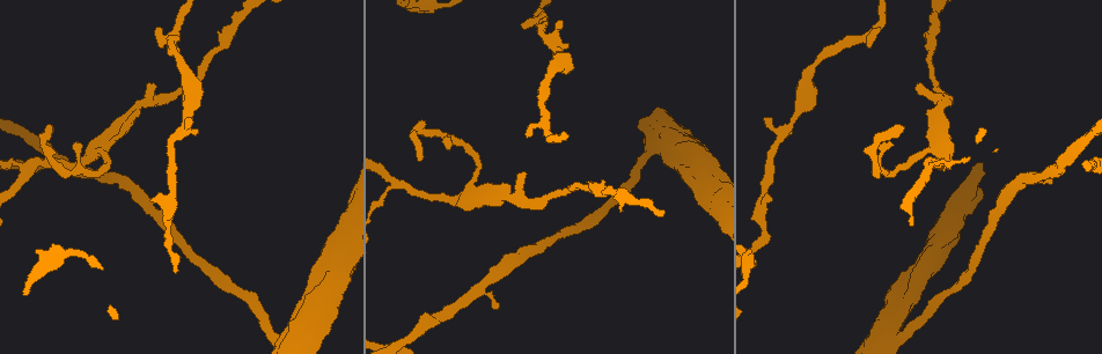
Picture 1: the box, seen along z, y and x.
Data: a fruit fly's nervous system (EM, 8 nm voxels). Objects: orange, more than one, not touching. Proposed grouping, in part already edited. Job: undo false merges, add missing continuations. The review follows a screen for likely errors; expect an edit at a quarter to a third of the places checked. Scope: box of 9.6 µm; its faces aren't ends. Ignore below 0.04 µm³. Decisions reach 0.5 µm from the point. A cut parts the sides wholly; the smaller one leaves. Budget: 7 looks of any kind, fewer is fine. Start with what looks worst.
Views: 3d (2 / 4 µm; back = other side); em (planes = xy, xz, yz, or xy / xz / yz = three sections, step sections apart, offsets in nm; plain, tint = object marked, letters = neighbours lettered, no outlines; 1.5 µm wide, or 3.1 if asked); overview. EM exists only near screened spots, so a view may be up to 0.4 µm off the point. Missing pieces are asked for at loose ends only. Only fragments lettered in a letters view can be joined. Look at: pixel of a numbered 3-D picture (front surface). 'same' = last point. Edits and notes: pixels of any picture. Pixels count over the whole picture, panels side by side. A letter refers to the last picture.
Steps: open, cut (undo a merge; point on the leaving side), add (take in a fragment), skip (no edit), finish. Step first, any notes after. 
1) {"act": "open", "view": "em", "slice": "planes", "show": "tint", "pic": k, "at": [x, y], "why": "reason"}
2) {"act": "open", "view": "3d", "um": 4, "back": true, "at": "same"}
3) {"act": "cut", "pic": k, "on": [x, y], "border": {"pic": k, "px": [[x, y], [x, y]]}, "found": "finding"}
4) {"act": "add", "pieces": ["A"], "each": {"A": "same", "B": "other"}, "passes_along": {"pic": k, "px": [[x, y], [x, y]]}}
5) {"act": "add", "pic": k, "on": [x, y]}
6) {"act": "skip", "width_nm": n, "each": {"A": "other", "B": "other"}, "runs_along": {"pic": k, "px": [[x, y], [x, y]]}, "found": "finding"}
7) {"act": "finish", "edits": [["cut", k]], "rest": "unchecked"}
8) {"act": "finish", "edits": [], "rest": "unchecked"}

{"act": "open", "view": "3d", "um": 2, "pic": 1, "at": [419, 160], "why": "free end"}

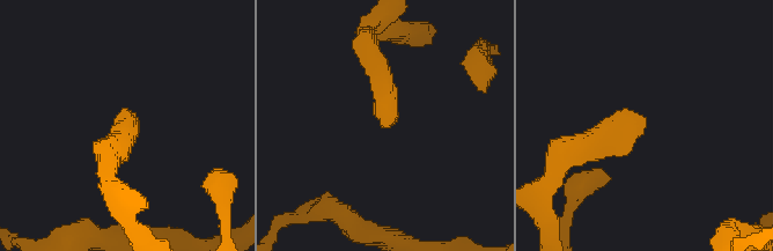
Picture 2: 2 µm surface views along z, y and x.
{"act": "open", "view": "em", "slice": "planes", "show": "letters", "pic": 2, "at": [644, 123], "why": "now the EM"}

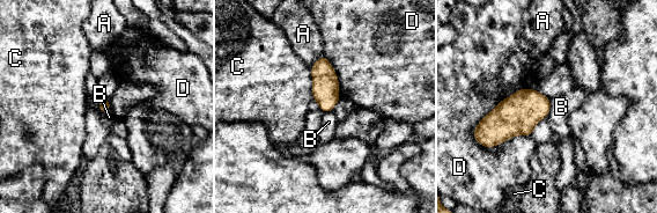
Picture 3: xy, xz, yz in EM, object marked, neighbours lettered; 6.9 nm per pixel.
{"act": "skip", "each": {"A": "other", "B": "other", "C": "other", "D": "other"}, "border": {"pic": 3, "px": [[551, 100], [551, 109], [546, 116]]}, "found": "none of them fits"}

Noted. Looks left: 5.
{"act": "open", "view": "em", "slice": "xz", "step": 4, "show": "letters", "pic": 1, "at": [521, 27], "why": "an open end"}

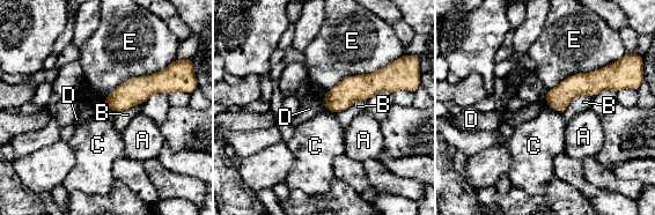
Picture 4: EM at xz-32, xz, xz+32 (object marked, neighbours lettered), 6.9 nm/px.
{"act": "skip", "each": {"A": "other", "B": "other", "C": "other", "D": "other", "E": "other"}, "runs_along": {"pic": 4, "px": [[391, 88], [366, 86], [326, 96]]}, "found": "none of them fits"}

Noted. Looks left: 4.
{"act": "open", "view": "em", "slice": "xz", "step": 8, "show": "tint", "pic": 1, "at": [1052, 181], "why": "branch stops here"}

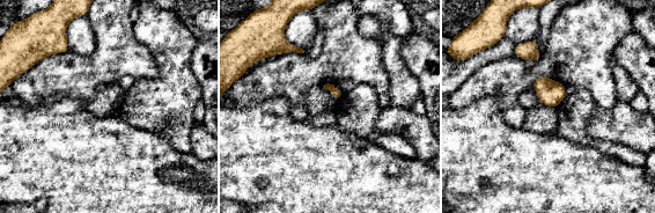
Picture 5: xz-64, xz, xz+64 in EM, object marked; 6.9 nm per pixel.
{"act": "open", "view": "em", "slice": "planes", "show": "letters", "at": "same", "why": "another direction"}

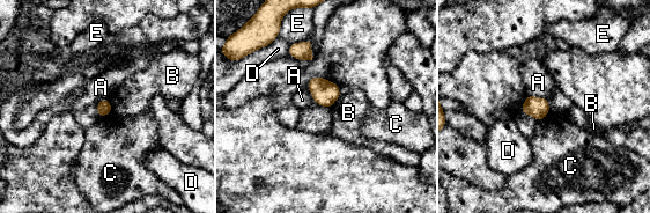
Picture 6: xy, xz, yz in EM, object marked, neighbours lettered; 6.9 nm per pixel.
{"act": "skip", "longest_contact_nm": ["E", 160], "each": {"A": "other", "B": "other", "C": "other", "D": "other", "E": "other"}, "border": {"pic": 6, "px": [[108, 98], [112, 111]]}, "found": "no lettered fragment goes on from it"}

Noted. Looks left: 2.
{"act": "finish", "edits": [], "rest": "unchecked"}

